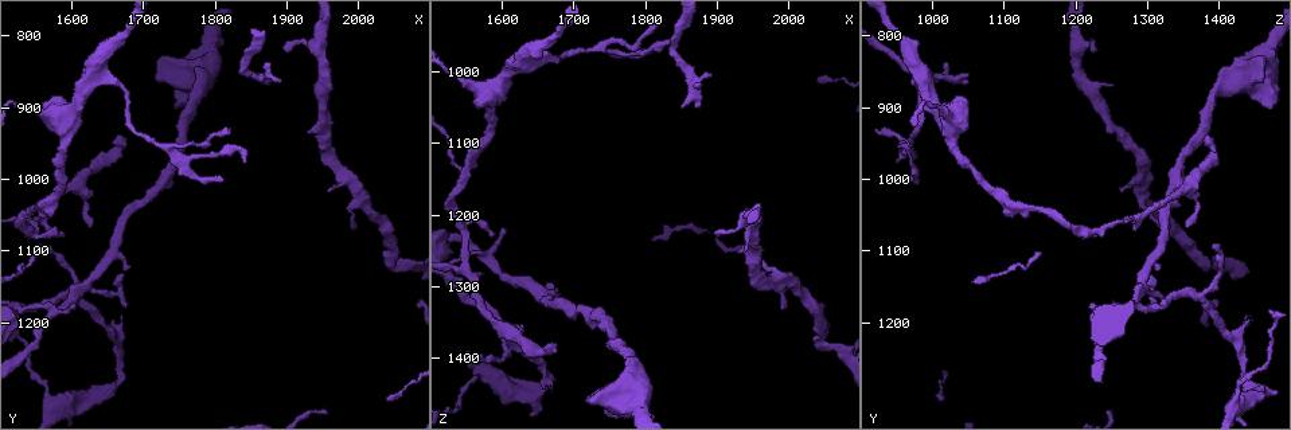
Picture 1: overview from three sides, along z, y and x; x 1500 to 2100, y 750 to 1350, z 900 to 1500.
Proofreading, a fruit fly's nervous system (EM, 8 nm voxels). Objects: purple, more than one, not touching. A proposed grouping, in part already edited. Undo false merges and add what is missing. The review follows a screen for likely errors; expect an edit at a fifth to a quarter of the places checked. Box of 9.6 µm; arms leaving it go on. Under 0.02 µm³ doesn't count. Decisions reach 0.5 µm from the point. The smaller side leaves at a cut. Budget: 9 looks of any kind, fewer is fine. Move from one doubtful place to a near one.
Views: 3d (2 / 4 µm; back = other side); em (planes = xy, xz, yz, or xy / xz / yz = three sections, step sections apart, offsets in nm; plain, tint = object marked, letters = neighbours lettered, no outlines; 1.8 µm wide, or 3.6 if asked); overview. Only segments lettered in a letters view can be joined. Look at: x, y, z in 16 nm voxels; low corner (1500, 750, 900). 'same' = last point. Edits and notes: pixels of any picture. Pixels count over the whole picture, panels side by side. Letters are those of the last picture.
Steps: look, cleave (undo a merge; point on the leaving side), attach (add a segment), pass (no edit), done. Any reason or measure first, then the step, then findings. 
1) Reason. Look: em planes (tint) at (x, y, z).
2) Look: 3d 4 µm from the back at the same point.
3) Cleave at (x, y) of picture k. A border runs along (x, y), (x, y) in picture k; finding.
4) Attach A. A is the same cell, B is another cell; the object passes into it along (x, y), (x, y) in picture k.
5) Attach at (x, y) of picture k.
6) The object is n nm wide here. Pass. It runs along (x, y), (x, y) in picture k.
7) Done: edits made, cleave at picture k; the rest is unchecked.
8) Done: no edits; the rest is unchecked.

Abrupt turn. Look: em yz step 4 (letters) at (1625, 875, 990).

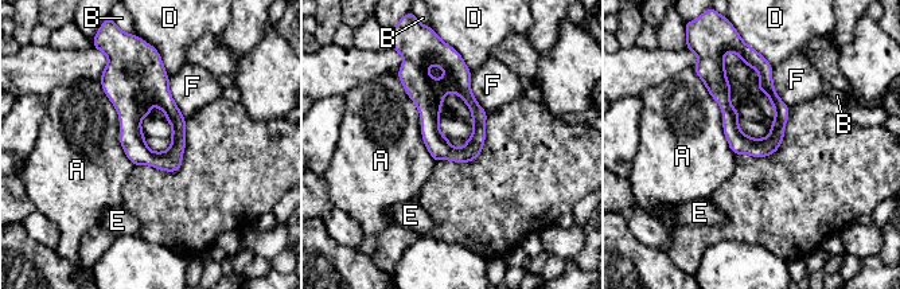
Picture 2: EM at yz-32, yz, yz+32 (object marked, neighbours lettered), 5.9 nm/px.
Pass. A, B, D, E and F are other cells; it runs along (459, 61), (478, 112), (466, 159) in picture 2; one neuron here.

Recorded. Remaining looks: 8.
Free end. Look: em planes (letters) at (1995, 1075, 1330).

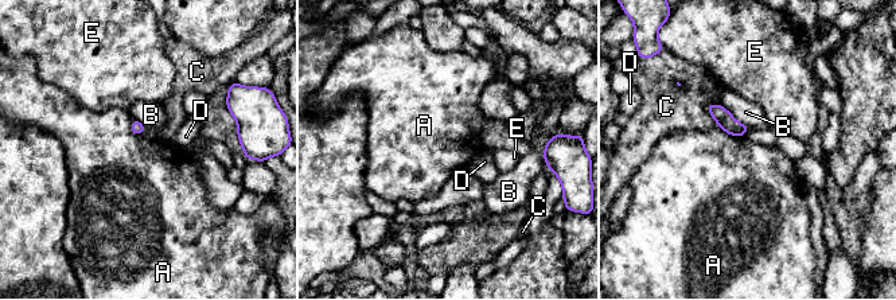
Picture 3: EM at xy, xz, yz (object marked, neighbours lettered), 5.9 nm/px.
The longest contact is with B, 240 nm. Pass. A, B, C, D and E are other cells; a border runs along (720, 128), (731, 135), (744, 136) in picture 3; none of them fits.

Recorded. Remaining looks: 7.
Branch stops here. Look: 3d 2 µm at (1715, 860, 1455).

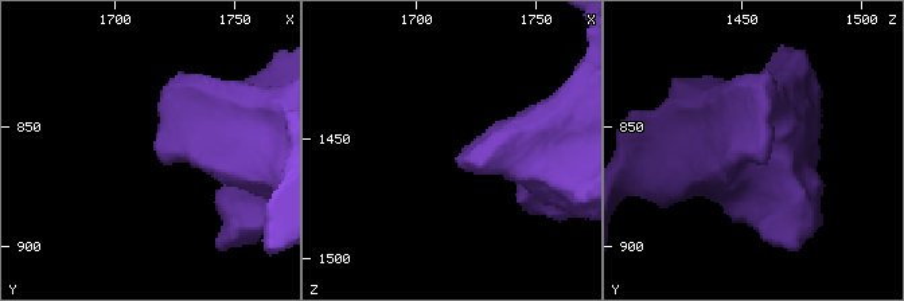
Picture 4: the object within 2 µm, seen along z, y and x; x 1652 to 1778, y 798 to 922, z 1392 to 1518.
Shape alone is not enough. Look: em 3.6 µm yz step 4 (tint) at (1717, 857, 1457).

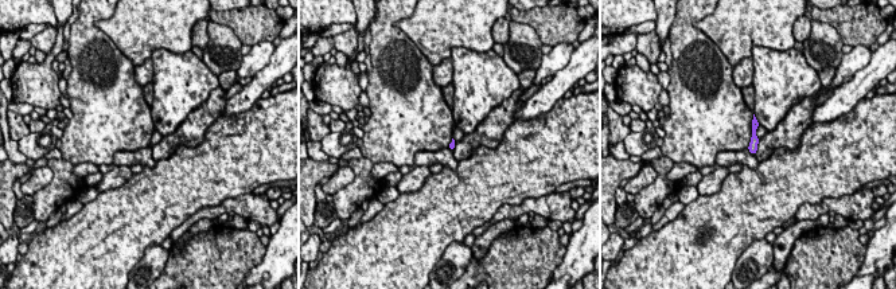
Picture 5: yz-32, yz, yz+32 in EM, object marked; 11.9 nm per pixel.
Another direction. Look: em 3.6 µm planes (letters) at the same point.

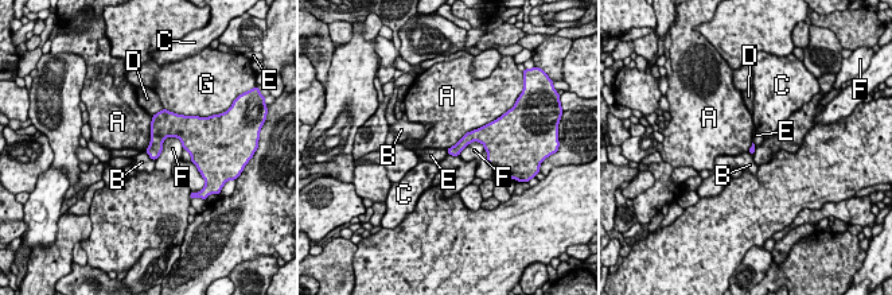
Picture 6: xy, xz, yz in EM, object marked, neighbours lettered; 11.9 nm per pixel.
Pass. A, B, C, D, E, F and G are other cells; a border runs along (487, 123), (467, 131), (447, 150) in picture 6; no lettered segment goes on from it.

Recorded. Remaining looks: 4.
Look: 3d 4 µm at (1635, 1305, 1450).

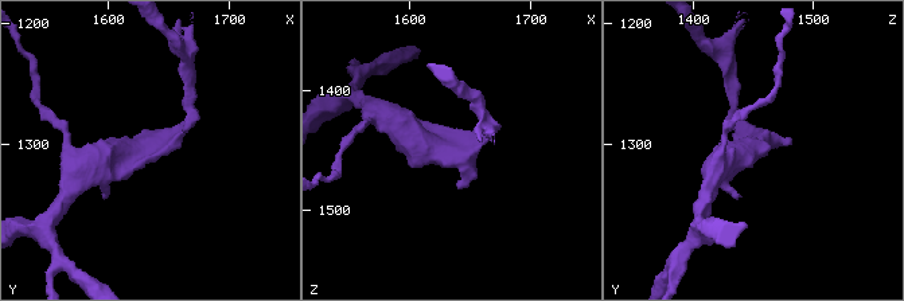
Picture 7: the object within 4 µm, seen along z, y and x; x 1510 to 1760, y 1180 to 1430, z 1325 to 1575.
Now the EM. Look: em planes (letters) at (1636, 1302, 1452).

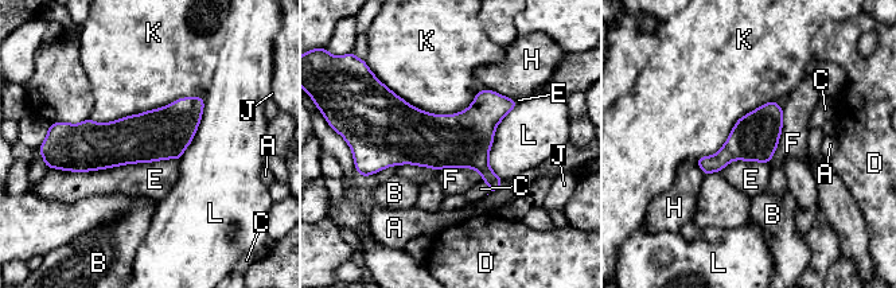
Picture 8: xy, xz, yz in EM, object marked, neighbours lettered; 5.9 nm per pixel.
The longest contact is with E, 700 nm. Pass. A, B, C, D, E, F, H, J, K and L are other cells; a border runs along (178, 159), (61, 170) in picture 8; continuous, no second neuron.

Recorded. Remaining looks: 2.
Done: no edits; the rest is unchecked.

